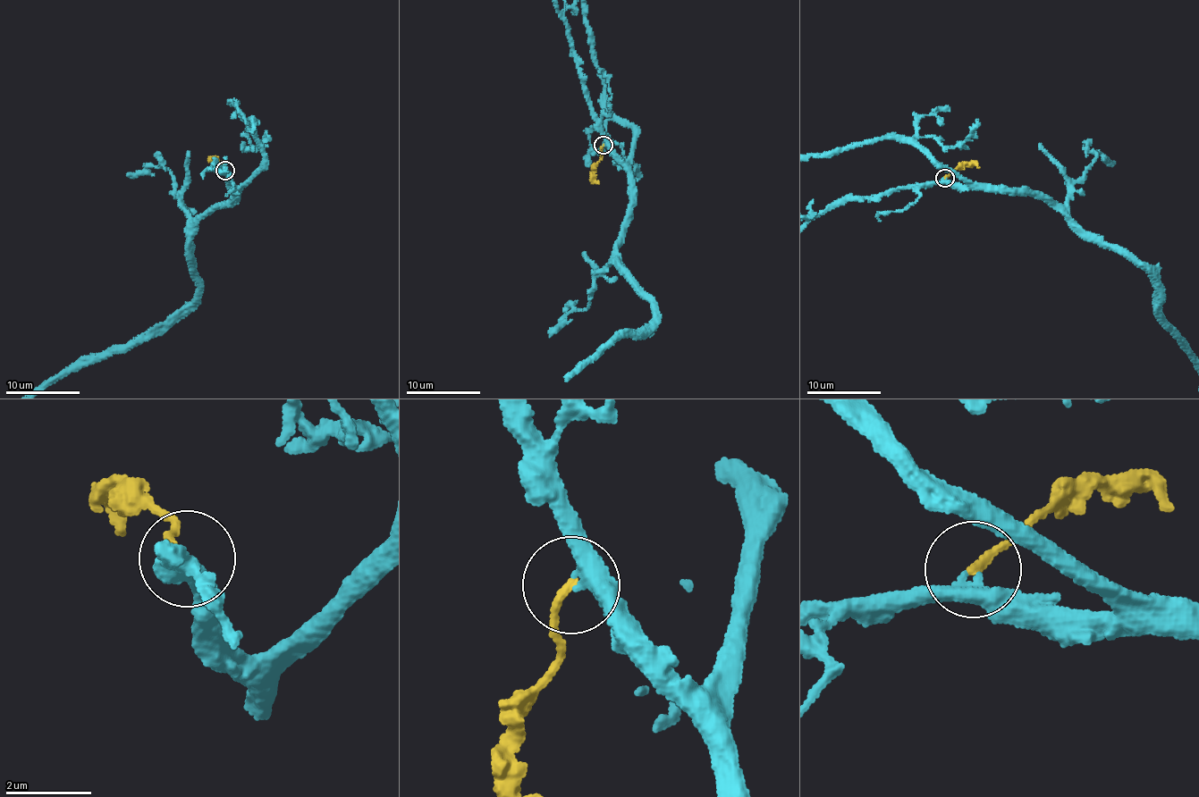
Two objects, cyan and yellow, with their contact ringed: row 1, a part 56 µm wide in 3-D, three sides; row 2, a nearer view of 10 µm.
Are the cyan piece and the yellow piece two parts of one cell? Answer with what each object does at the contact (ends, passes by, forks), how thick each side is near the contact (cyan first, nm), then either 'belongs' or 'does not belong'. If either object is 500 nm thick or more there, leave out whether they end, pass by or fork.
cyan passes by; yellow ends there; 340 nm thick on the cyan side, 180 nm on the other; belongs

